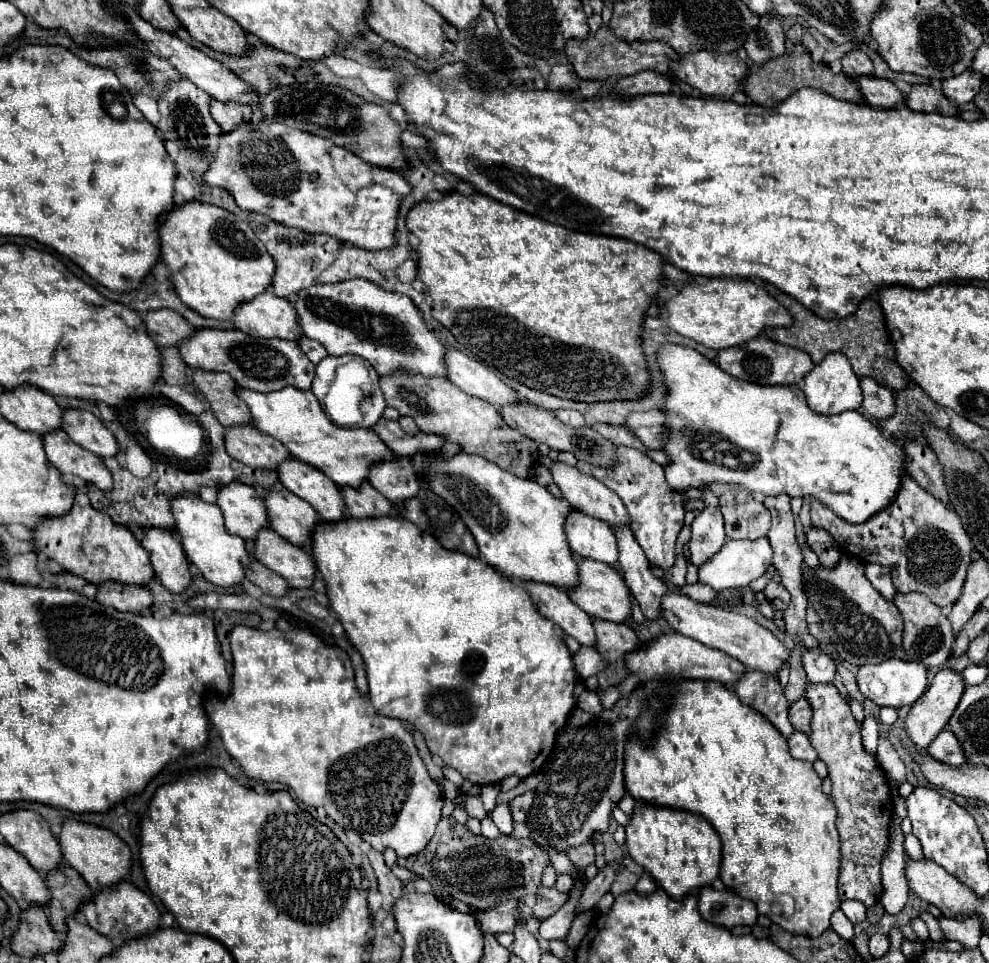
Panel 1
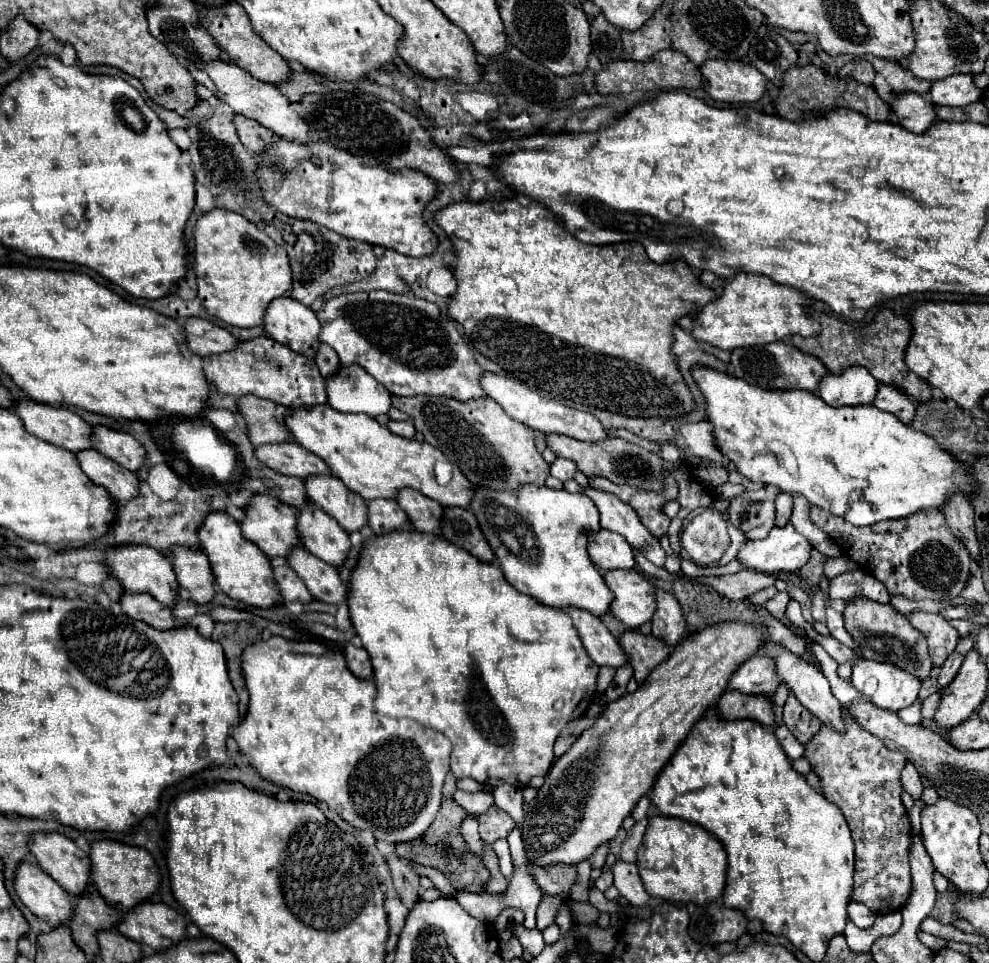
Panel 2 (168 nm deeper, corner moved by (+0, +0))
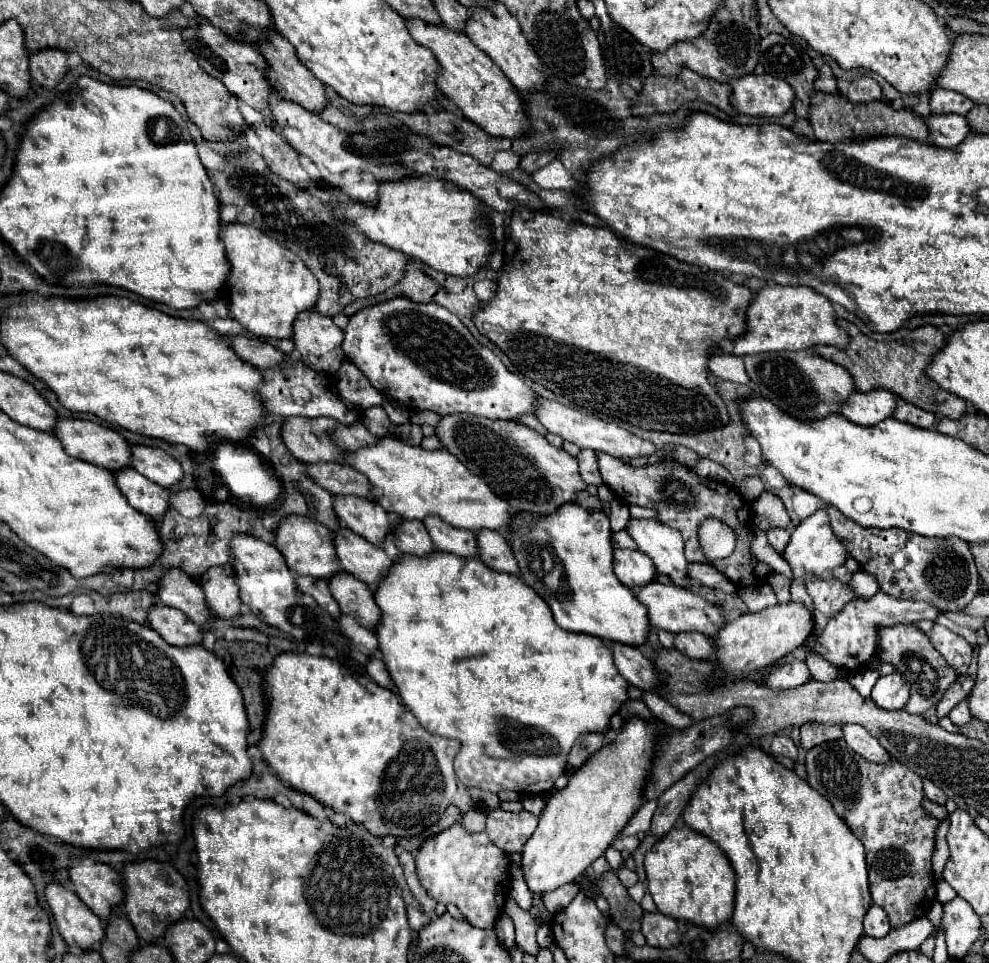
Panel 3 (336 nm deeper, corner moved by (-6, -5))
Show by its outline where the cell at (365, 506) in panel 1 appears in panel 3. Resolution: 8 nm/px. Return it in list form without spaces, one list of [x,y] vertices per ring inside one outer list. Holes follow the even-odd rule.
[[[404,520],[394,536],[396,546],[400,548],[400,552],[404,554],[412,554],[412,556],[428,556],[432,552],[436,552],[434,542],[424,526],[424,522],[418,520]]]

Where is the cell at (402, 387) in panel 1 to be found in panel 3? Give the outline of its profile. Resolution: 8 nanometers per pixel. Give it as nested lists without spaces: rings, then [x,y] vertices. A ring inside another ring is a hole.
[[[450,414],[438,422],[436,436],[448,452],[458,456],[458,460],[462,460],[462,464],[466,464],[474,474],[482,476],[494,488],[494,492],[498,492],[498,496],[502,496],[502,500],[506,500],[516,512],[530,512],[540,516],[552,514],[564,504],[578,502],[578,492],[586,490],[588,486],[580,478],[578,460],[574,456],[562,448],[554,448],[544,436],[514,420],[488,420],[472,414]]]

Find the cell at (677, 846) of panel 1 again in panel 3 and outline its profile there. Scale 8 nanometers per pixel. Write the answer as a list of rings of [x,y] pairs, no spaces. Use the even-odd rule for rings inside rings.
[[[688,826],[672,828],[646,852],[644,868],[646,880],[650,882],[648,892],[652,894],[658,912],[708,930],[716,930],[730,920],[736,890],[734,870],[724,852],[706,836]]]

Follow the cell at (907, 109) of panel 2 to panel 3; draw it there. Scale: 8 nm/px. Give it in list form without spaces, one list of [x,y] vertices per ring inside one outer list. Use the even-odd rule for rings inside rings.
[[[930,114],[926,124],[932,144],[938,148],[956,148],[972,132],[968,120],[958,114]]]

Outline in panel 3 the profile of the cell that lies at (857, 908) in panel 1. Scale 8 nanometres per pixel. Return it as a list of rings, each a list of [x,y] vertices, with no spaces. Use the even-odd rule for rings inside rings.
[[[872,904],[872,908],[868,910],[866,918],[864,918],[864,934],[866,936],[872,936],[872,938],[882,938],[890,932],[890,922],[888,922],[888,916],[886,912]]]

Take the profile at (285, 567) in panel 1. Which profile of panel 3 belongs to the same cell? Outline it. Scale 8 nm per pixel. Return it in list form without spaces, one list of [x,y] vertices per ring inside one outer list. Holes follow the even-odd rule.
[[[342,572],[334,576],[330,582],[330,592],[336,596],[342,614],[348,614],[368,630],[374,630],[380,624],[382,612],[374,602],[374,592],[358,578]]]

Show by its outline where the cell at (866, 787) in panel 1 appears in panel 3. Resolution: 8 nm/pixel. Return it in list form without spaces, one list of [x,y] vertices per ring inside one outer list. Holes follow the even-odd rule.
[[[836,740],[826,746],[814,746],[806,752],[806,770],[808,770],[808,784],[818,790],[822,796],[830,800],[836,814],[848,824],[854,836],[866,848],[866,862],[870,874],[870,890],[874,904],[882,906],[892,922],[892,928],[904,926],[920,916],[924,916],[936,900],[936,882],[932,872],[932,852],[934,852],[934,834],[938,828],[938,818],[930,816],[922,808],[924,790],[922,790],[922,776],[914,774],[900,762],[890,764],[874,764],[856,756],[842,740]]]

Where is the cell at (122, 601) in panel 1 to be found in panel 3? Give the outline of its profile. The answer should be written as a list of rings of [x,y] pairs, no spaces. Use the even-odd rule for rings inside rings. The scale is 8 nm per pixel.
[[[152,606],[148,612],[148,624],[172,646],[182,648],[202,644],[202,630],[176,608]]]

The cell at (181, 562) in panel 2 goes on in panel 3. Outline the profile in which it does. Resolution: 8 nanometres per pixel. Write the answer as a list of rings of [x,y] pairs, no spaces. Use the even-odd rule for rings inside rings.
[[[210,568],[200,580],[208,606],[218,618],[234,620],[242,614],[242,600],[238,596],[236,578],[226,568]]]

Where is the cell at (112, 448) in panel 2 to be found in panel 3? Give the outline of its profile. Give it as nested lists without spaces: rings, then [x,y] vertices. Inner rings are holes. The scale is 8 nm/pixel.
[[[132,446],[132,468],[166,488],[184,478],[184,470],[176,458],[160,448],[150,446]]]

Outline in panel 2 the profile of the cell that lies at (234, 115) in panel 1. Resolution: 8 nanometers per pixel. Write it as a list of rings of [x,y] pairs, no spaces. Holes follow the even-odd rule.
[[[234,115],[234,127],[236,127],[236,133],[240,137],[240,143],[252,153],[260,151],[262,147],[268,147],[272,141],[272,135],[274,135],[272,131],[268,131],[260,123],[250,121],[242,115]]]

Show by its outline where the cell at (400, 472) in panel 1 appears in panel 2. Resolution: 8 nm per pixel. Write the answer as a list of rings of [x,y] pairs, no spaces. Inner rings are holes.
[[[410,487],[400,489],[398,495],[396,495],[396,501],[404,509],[404,513],[408,515],[414,529],[438,535],[440,515],[442,515],[442,505],[440,503],[432,501],[430,497],[422,495],[420,491],[410,489]]]

